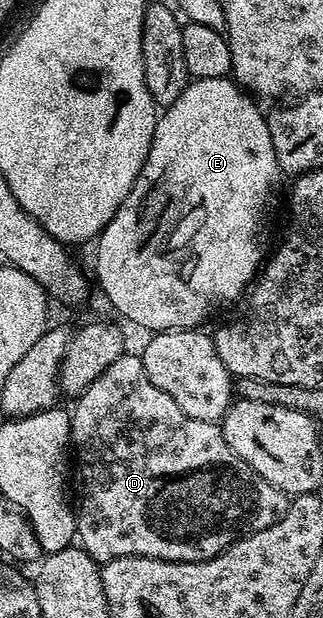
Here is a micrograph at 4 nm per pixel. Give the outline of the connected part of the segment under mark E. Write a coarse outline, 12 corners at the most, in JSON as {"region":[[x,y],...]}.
{"region":[[232,77],[164,107],[95,239],[105,298],[195,330],[266,257],[282,177]]}

